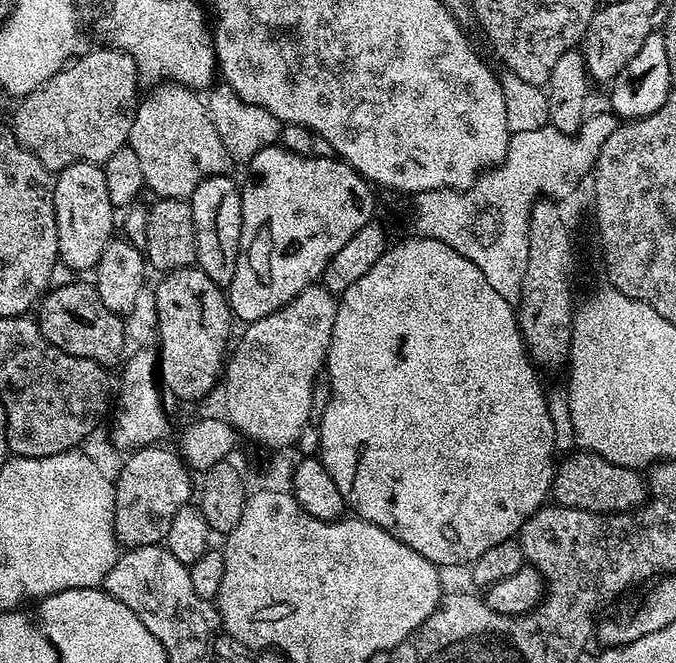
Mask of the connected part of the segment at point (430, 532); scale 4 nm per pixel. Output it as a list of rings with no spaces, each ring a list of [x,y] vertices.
[[[425,236],[411,238],[405,244],[393,243],[350,286],[339,293],[336,306],[336,321],[332,331],[332,341],[328,347],[326,371],[332,387],[330,406],[326,406],[326,414],[318,421],[320,429],[320,451],[318,459],[324,463],[334,486],[342,494],[345,505],[352,508],[357,517],[367,520],[369,524],[386,530],[398,542],[410,546],[422,558],[431,564],[471,565],[472,561],[486,554],[490,546],[498,542],[513,539],[520,527],[531,518],[549,499],[554,475],[554,459],[557,451],[554,444],[553,423],[547,409],[548,397],[546,388],[540,385],[532,370],[528,351],[520,337],[520,326],[516,322],[516,308],[490,282],[486,282],[482,270],[470,262],[470,258],[462,258],[458,250],[450,250],[446,242],[431,240]]]

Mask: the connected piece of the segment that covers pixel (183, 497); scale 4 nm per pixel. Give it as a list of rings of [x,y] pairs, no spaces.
[[[166,446],[135,449],[127,458],[120,477],[114,480],[114,522],[117,541],[125,549],[141,548],[151,544],[163,545],[168,539],[170,522],[174,514],[189,503],[194,496],[194,480],[188,477],[190,468],[175,451]]]

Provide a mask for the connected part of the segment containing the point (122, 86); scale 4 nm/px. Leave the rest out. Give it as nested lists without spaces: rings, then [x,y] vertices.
[[[99,47],[93,52],[81,51],[54,78],[23,97],[10,121],[17,142],[33,152],[53,174],[80,160],[103,166],[110,154],[128,143],[138,103],[136,63],[117,48]]]

